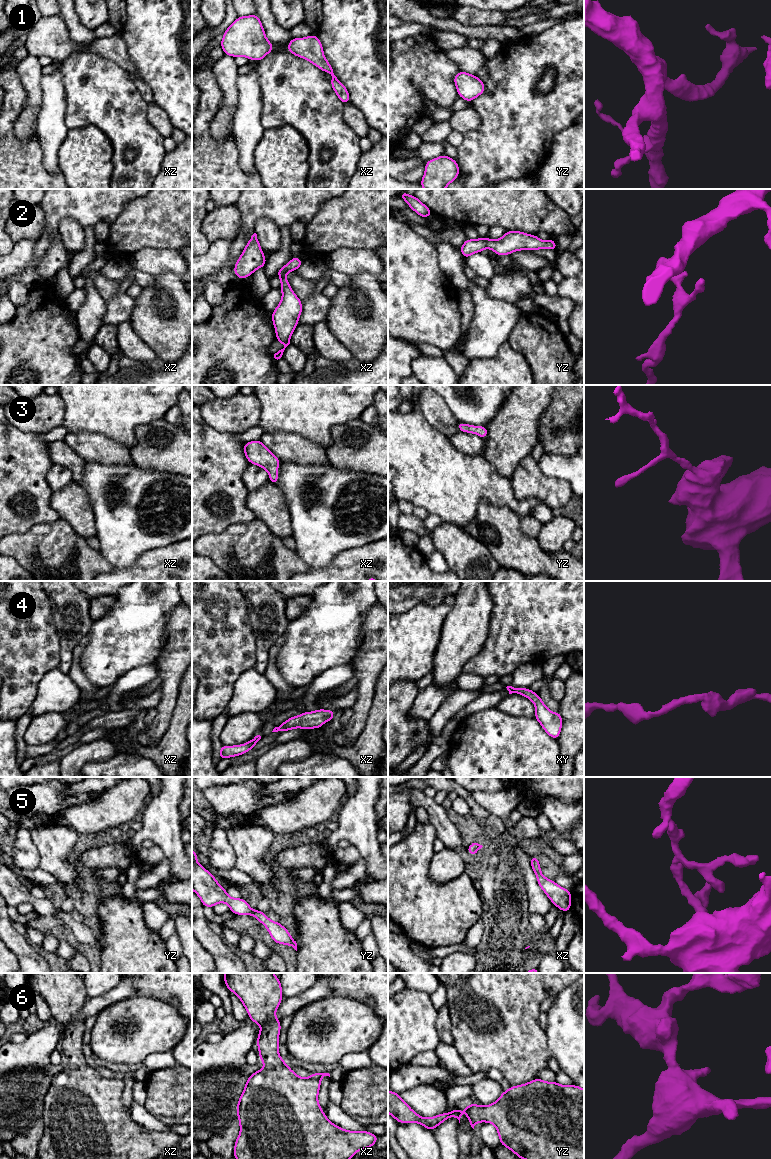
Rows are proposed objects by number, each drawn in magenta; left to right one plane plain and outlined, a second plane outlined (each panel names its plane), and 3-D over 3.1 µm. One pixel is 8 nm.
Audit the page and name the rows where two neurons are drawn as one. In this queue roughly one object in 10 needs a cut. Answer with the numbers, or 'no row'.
no row

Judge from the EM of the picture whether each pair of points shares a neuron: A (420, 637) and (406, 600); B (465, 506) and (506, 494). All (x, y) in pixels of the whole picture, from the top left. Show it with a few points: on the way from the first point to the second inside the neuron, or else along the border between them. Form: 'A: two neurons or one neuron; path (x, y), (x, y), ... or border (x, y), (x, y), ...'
A: two neurons; border (432, 605), (418, 603), (398, 613)
B: one neuron; path (475, 496), (479, 492), (496, 492)

